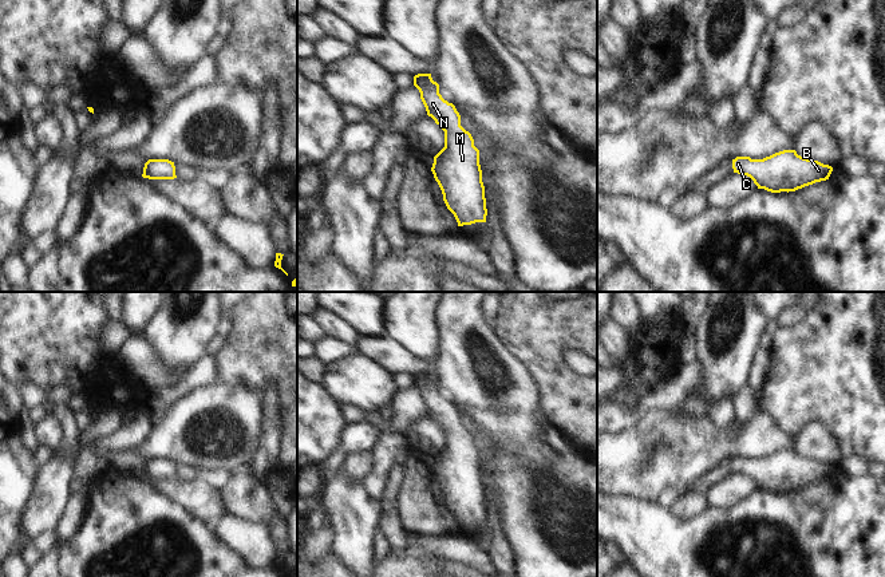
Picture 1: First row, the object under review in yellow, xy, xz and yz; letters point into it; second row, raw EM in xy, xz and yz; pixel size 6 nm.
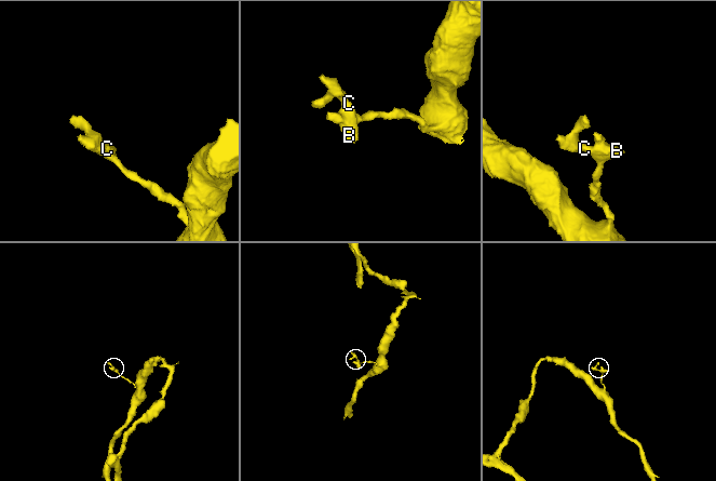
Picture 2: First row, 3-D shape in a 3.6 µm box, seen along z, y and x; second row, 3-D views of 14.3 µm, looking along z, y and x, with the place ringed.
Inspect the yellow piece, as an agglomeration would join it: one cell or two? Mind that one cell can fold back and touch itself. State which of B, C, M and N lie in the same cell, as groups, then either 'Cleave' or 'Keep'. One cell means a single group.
Groups: B C M N. Keep

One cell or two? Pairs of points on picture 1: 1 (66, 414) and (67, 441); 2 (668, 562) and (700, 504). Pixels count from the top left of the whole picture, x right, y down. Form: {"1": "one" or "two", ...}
{"1": "one", "2": "two"}

